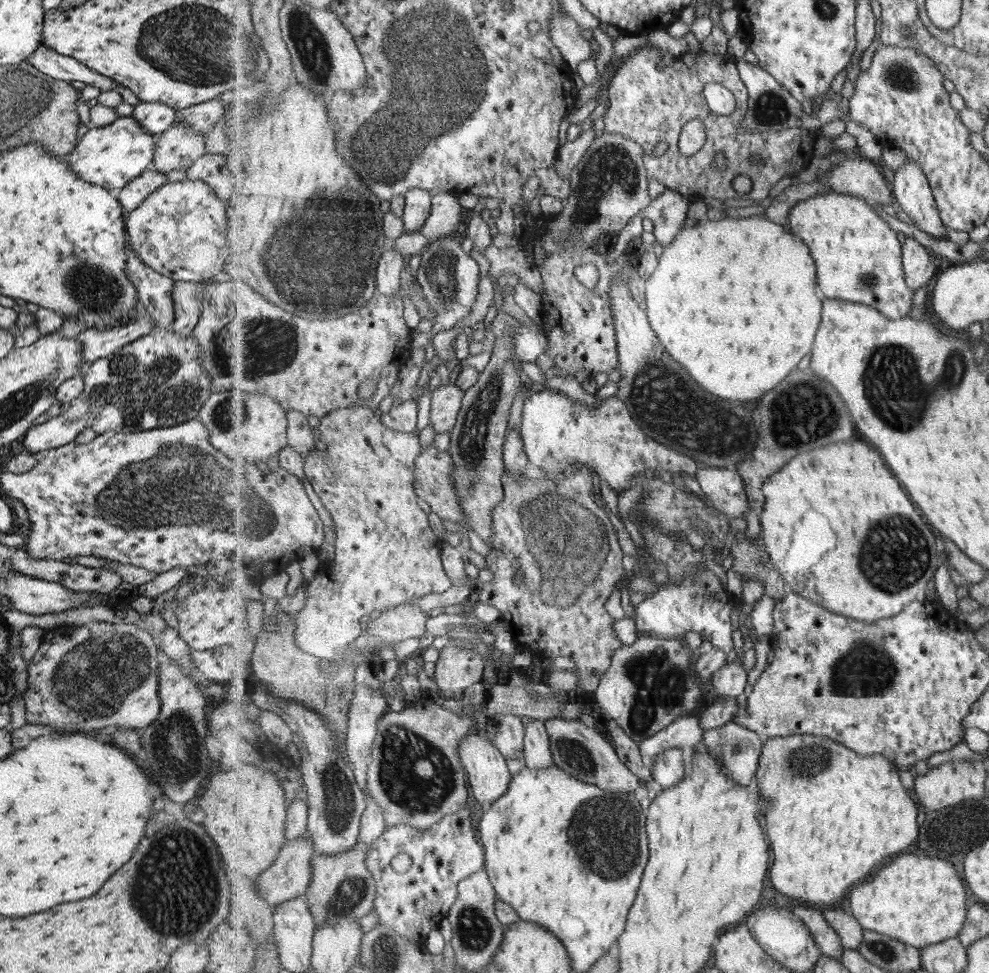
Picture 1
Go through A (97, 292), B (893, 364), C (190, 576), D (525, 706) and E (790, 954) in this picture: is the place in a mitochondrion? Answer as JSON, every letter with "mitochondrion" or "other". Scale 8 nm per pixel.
{"A":"mitochondrion","B":"mitochondrion","C":"other","D":"other","E":"other"}

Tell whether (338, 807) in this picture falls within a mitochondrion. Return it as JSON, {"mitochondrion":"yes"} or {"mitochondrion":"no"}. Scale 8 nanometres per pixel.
{"mitochondrion":"yes"}

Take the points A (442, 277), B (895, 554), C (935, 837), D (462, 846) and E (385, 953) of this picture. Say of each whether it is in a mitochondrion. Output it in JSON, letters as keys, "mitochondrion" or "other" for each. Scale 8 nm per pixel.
{"A":"mitochondrion","B":"mitochondrion","C":"other","D":"other","E":"mitochondrion"}

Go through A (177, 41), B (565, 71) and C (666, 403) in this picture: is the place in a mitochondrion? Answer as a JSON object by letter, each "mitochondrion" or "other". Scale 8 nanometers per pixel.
{"A":"mitochondrion","B":"other","C":"mitochondrion"}

